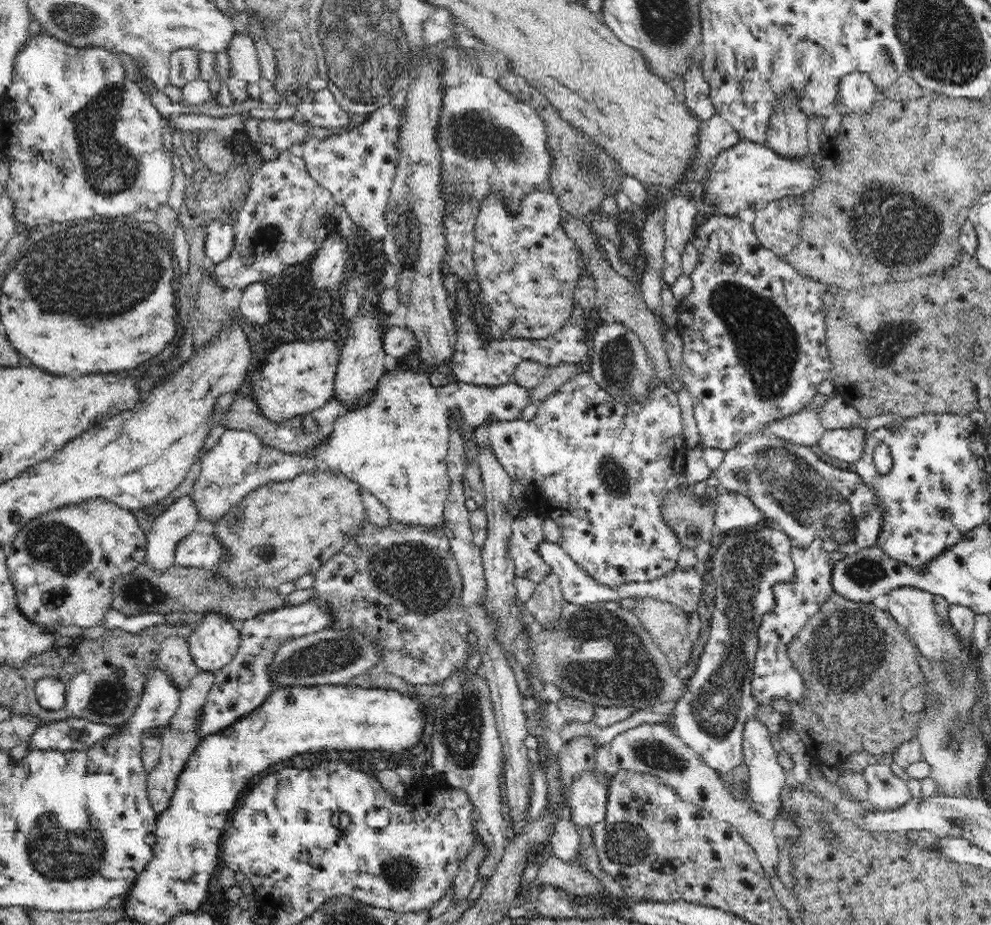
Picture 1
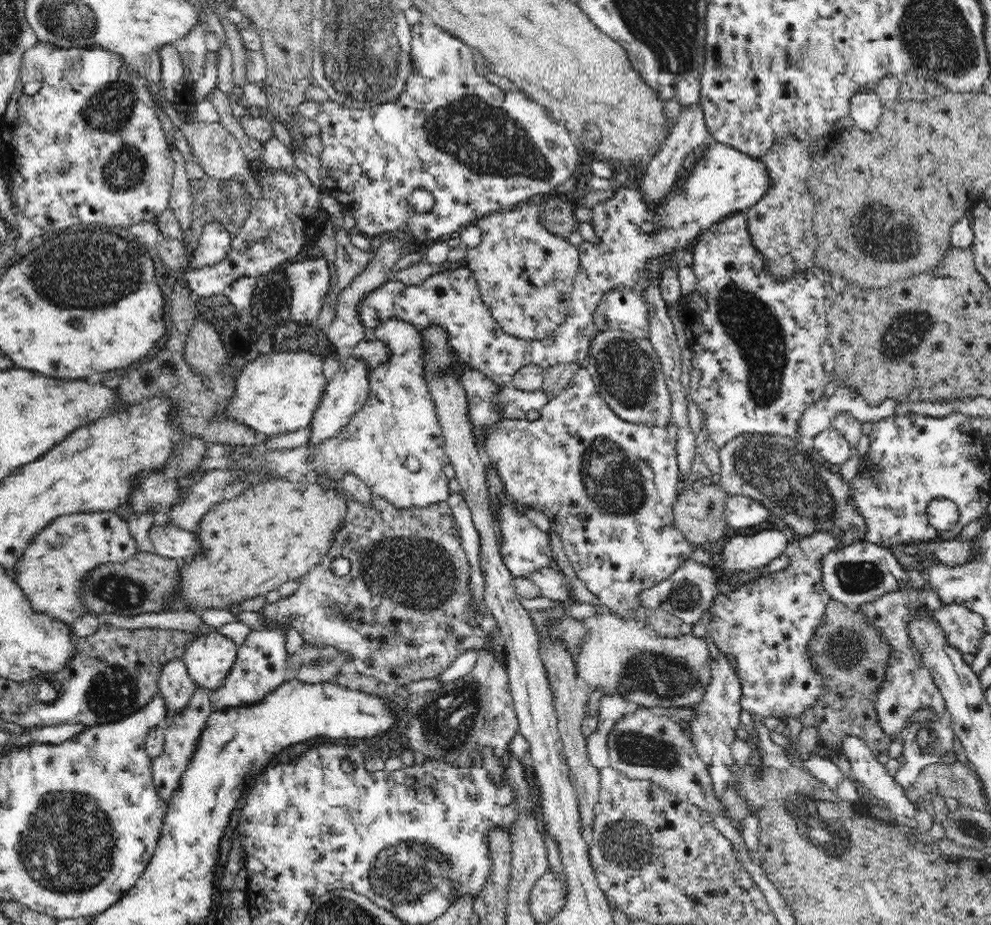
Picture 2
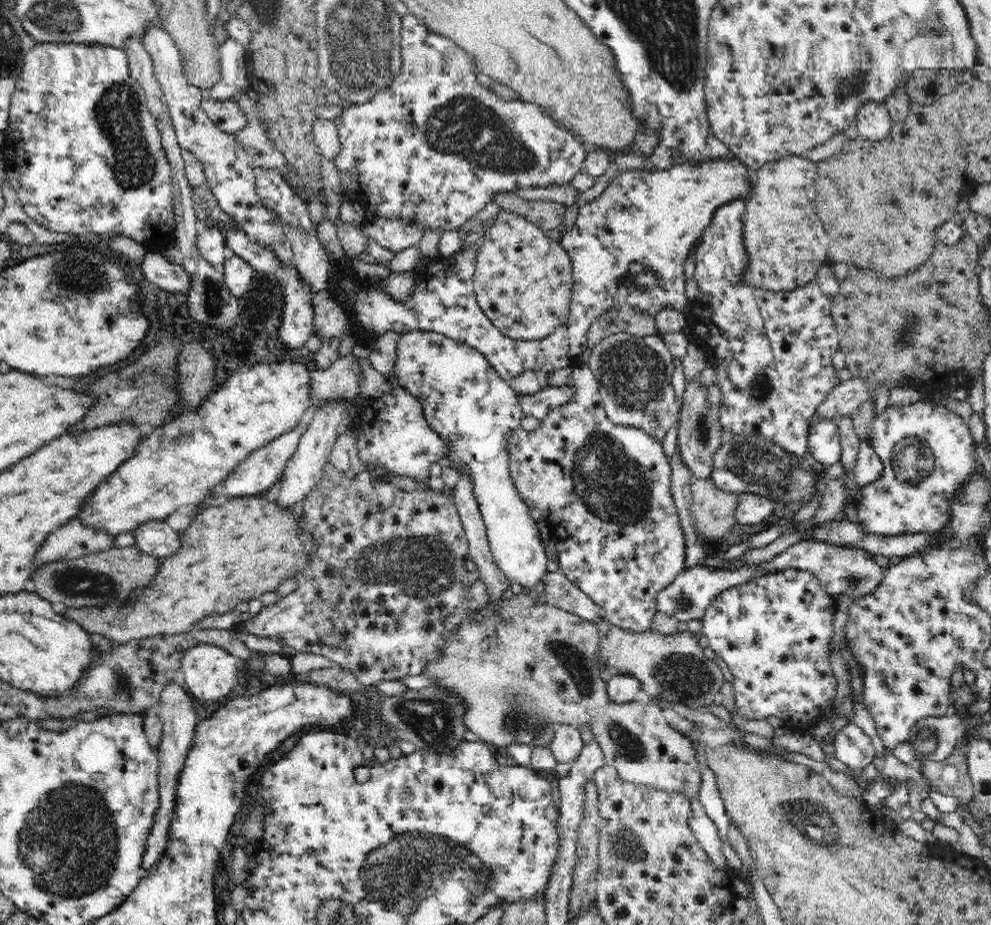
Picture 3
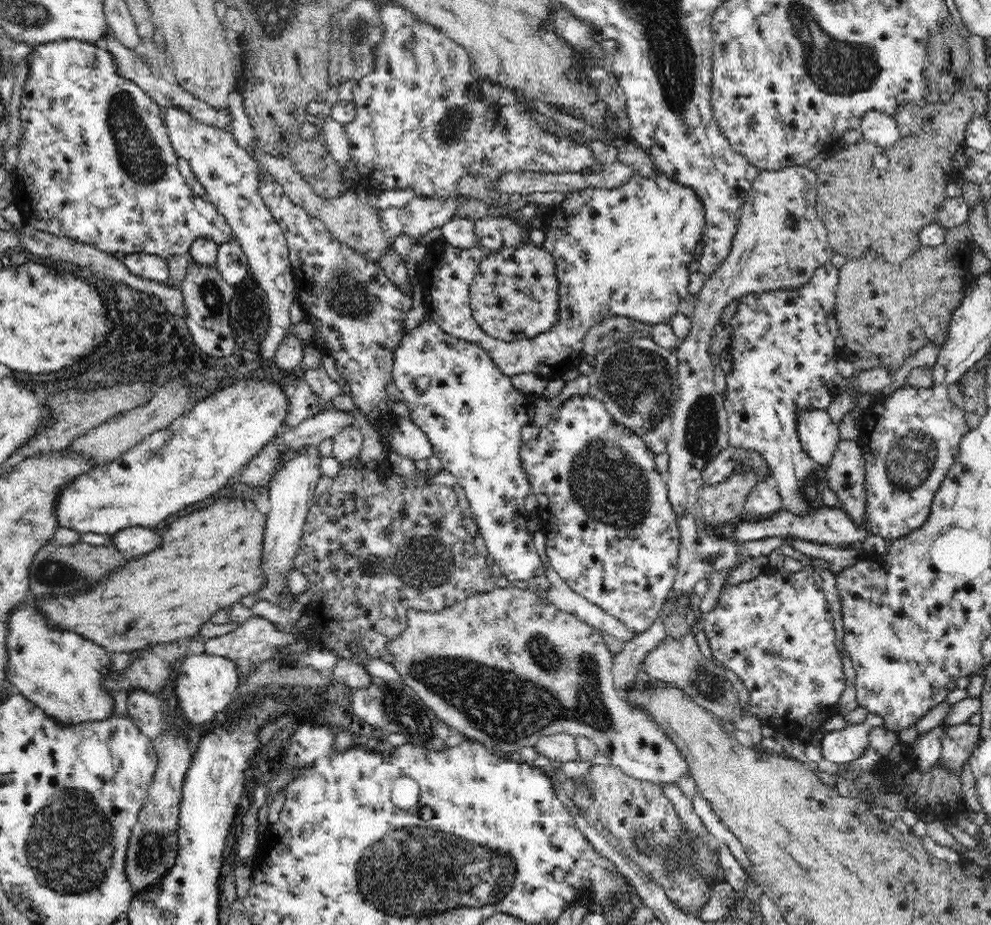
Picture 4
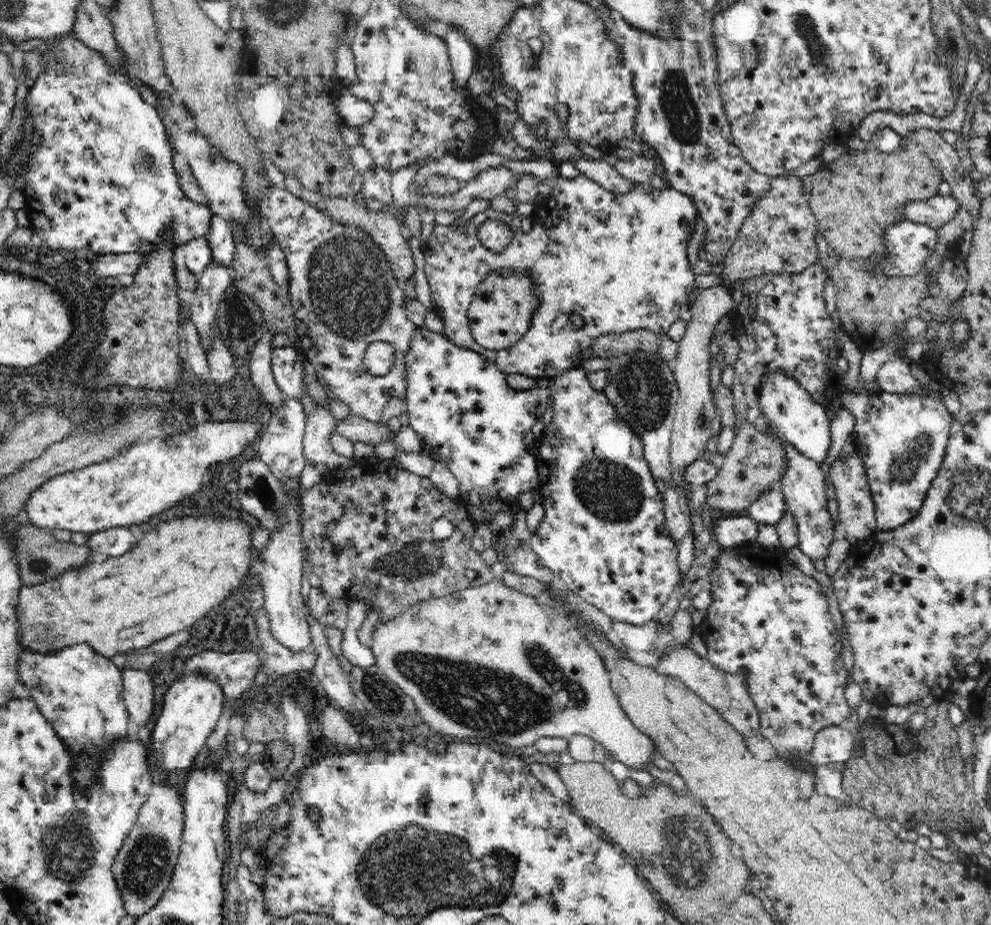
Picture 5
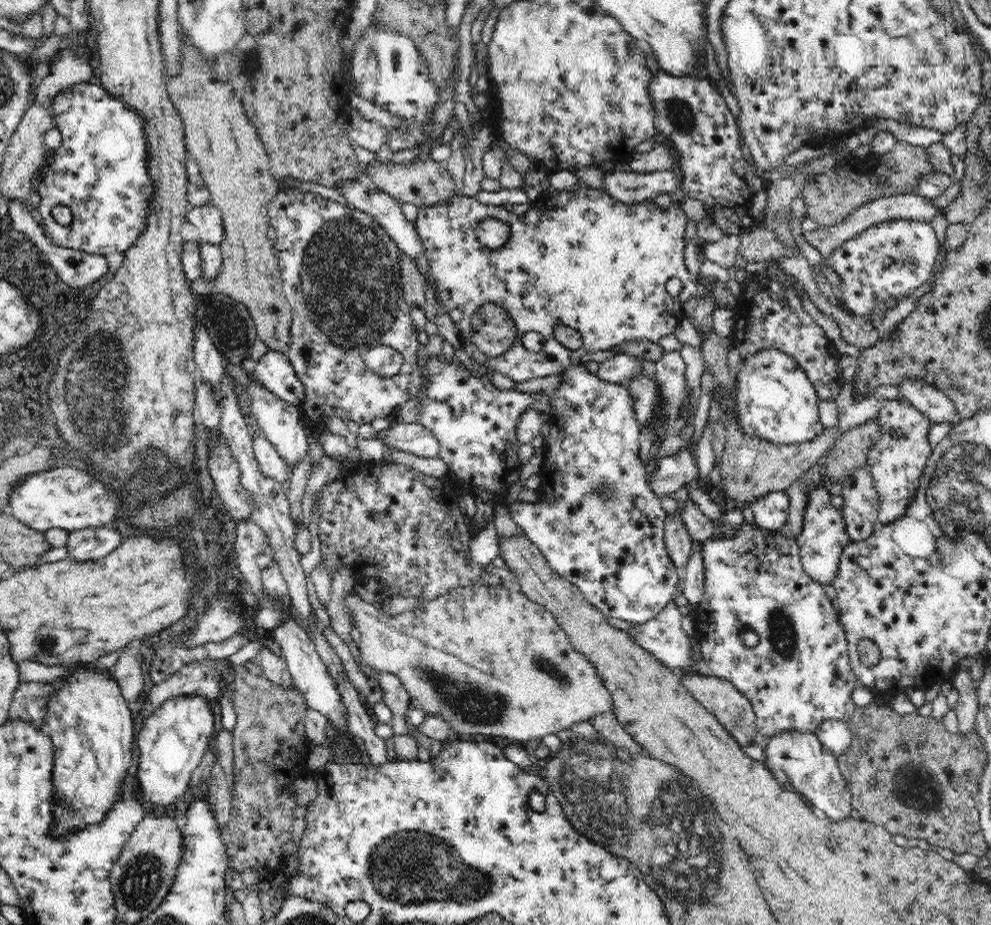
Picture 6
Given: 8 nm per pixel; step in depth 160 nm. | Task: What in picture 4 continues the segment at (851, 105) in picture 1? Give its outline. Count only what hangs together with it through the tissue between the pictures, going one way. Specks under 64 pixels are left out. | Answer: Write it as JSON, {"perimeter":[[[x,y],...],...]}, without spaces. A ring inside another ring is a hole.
{"perimeter":[[[881,110],[866,111],[858,129],[863,135],[863,141],[877,149],[896,144],[900,136],[892,114]]]}

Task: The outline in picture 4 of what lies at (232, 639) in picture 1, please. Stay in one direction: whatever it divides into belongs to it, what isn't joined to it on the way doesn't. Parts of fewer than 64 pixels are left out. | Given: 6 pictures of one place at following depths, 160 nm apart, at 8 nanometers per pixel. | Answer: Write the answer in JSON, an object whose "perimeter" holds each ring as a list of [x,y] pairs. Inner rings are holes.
{"perimeter":[[[202,649],[190,652],[184,662],[178,665],[180,675],[175,684],[175,694],[180,700],[182,715],[193,724],[203,726],[203,723],[211,721],[235,698],[236,688],[242,680],[240,667],[232,659],[206,653]]]}

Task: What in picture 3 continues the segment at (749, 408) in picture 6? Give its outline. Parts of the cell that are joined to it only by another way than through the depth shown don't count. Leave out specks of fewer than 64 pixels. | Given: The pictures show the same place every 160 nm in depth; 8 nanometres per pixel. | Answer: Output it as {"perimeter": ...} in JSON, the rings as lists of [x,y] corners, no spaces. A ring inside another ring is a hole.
{"perimeter":[[[820,421],[810,424],[810,436],[807,450],[822,464],[841,462],[842,449],[838,427],[833,421]]]}

